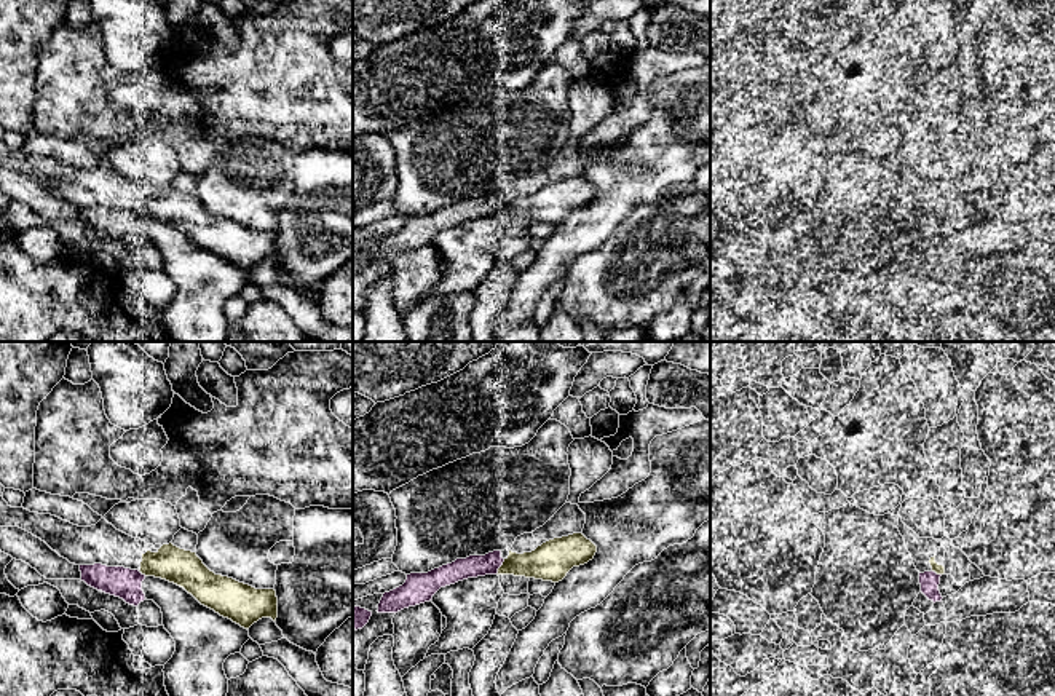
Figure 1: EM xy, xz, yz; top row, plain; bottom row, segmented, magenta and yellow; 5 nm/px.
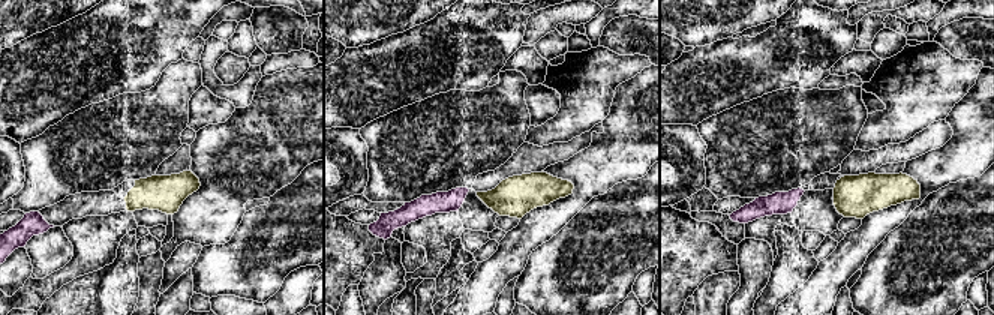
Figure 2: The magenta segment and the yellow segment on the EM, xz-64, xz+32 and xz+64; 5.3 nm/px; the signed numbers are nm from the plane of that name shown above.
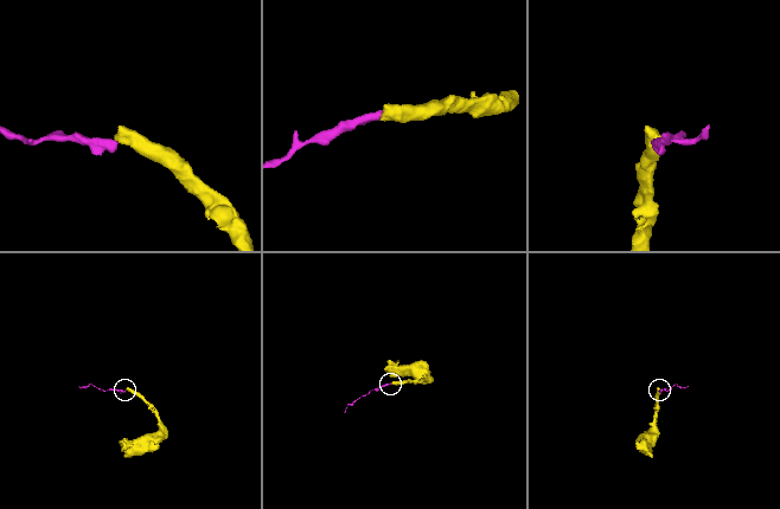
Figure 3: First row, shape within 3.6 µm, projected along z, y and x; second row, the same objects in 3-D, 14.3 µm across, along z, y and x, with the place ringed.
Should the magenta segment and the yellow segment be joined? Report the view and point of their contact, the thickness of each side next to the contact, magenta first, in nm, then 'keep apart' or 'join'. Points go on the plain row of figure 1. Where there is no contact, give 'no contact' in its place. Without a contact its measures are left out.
xz (500, 208) | 110/190 nm | keep apart

